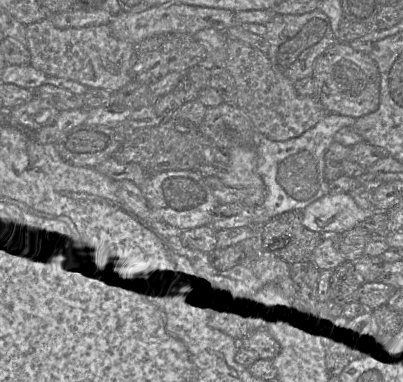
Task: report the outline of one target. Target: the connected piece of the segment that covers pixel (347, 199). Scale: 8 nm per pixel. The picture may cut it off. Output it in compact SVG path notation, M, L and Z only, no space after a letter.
M349 193L326 194L320 199L316 200L303 211L303 225L314 232L318 232L325 237L333 237L336 234L357 227L359 223L371 216L374 210L364 210L360 208Z

